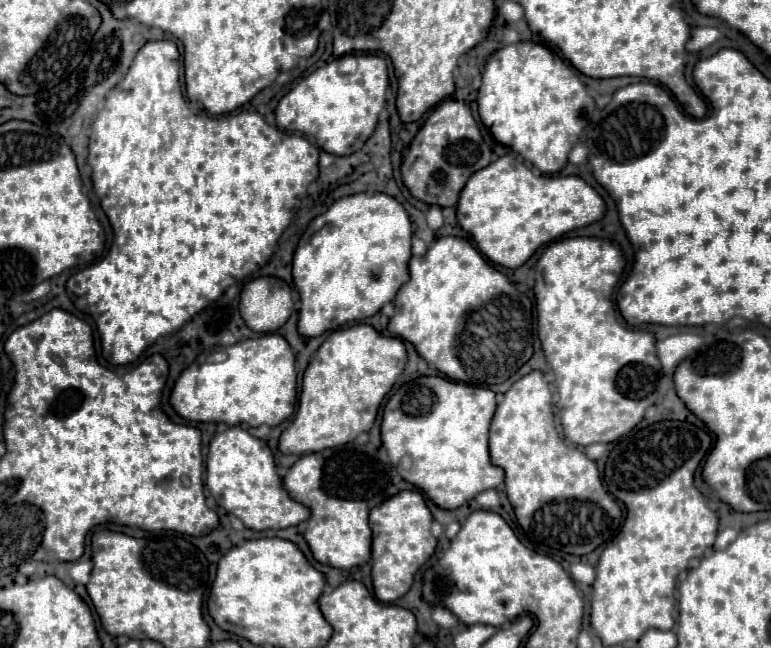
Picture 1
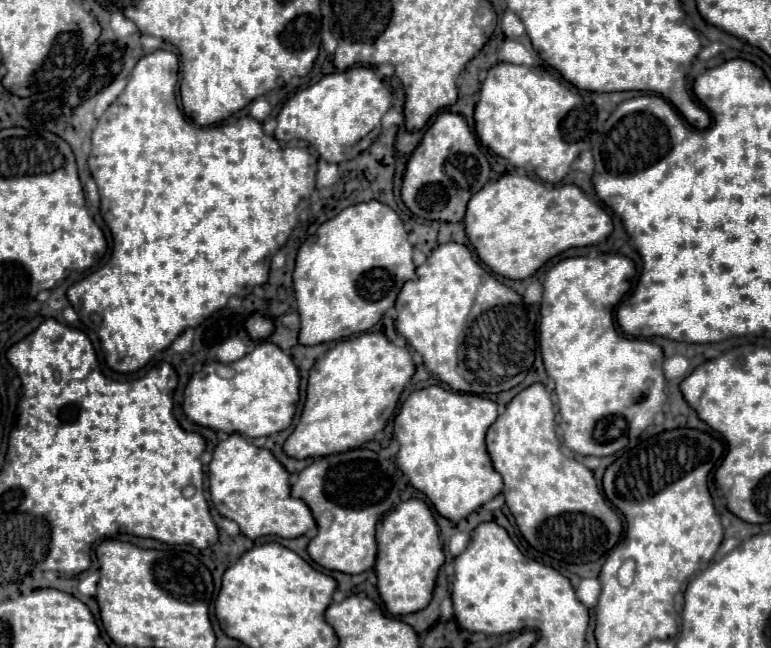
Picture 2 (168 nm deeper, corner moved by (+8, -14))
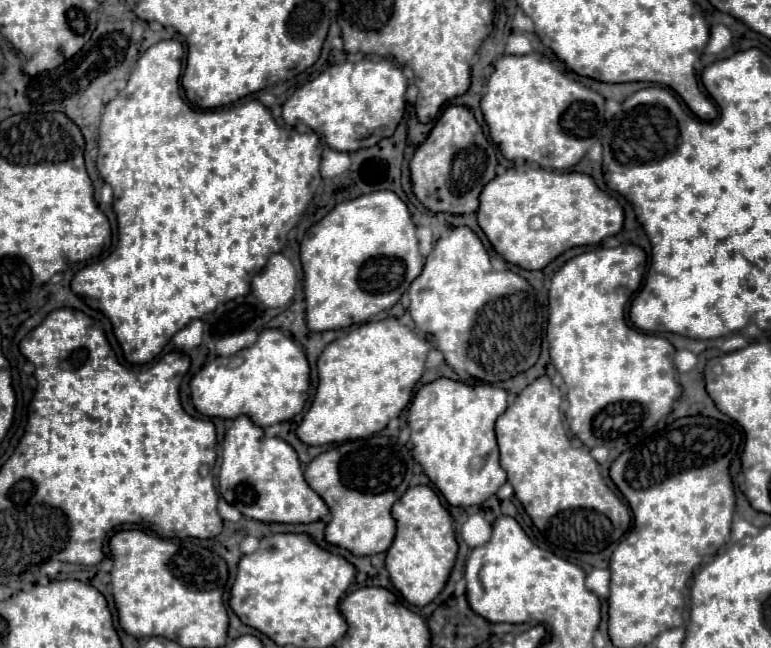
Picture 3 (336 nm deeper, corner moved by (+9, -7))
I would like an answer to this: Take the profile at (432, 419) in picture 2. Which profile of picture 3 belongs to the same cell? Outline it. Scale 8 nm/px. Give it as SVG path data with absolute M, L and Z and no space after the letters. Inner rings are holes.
M449 378L433 380L417 390L411 400L407 412L407 426L411 428L413 442L413 460L421 464L423 472L437 486L437 490L445 496L449 506L471 506L483 504L489 496L493 496L499 486L505 484L507 474L499 466L499 450L495 440L495 420L507 408L507 392L503 388L495 388L489 384L465 384Z

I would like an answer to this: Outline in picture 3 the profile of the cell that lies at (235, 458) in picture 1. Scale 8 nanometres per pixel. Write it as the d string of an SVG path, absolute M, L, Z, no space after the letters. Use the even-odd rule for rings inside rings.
M239 416L225 432L219 492L243 516L259 522L309 524L329 514L321 496L305 482L297 452L281 438L265 438L263 428L255 426L247 416Z

